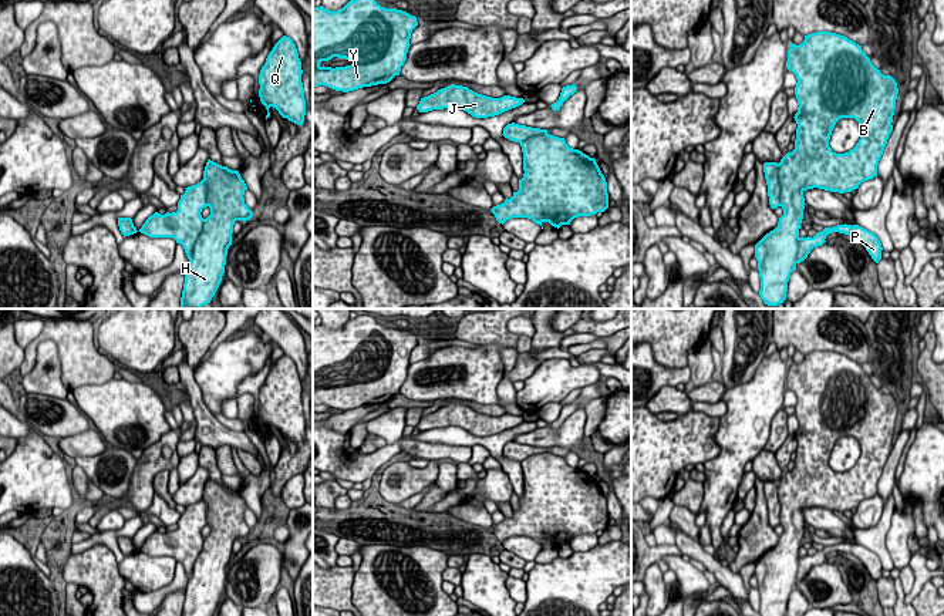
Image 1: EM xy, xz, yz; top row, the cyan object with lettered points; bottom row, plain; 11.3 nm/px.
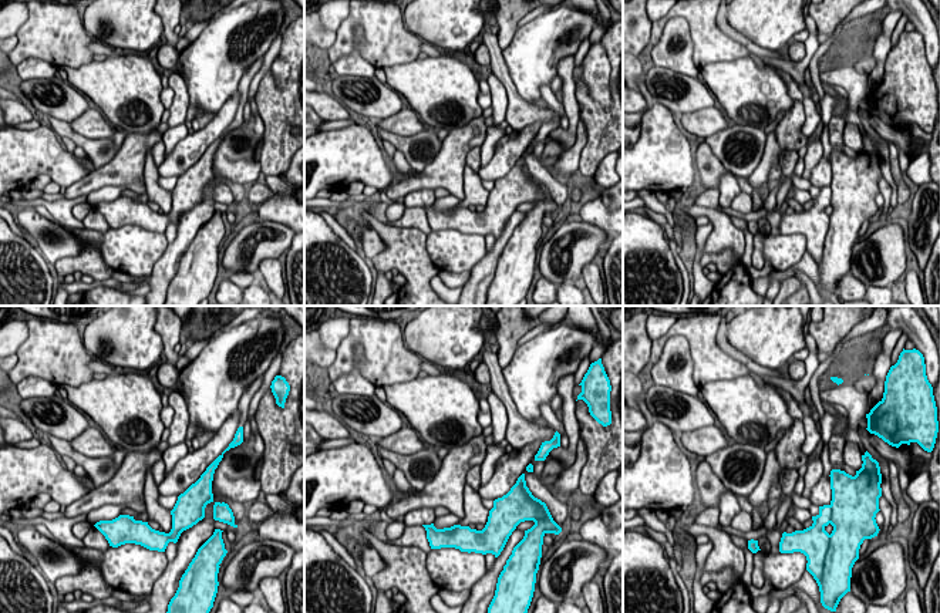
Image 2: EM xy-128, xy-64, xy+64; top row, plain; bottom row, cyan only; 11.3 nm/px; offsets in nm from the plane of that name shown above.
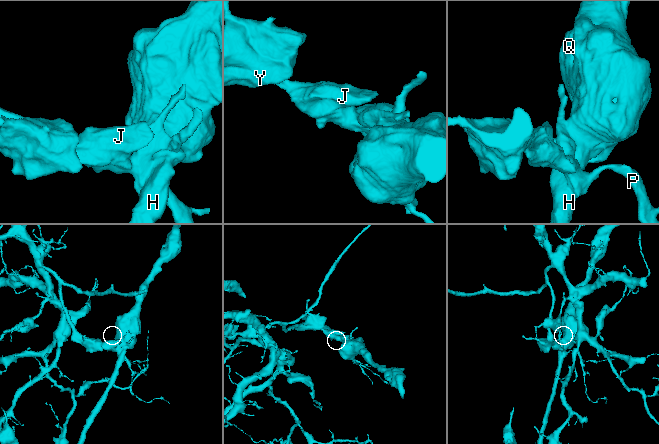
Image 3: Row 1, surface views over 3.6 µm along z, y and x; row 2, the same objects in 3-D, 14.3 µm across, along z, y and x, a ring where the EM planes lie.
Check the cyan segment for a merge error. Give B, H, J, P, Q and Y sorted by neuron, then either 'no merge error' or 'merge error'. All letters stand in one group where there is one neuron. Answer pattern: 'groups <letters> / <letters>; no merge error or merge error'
groups B H Q / J P Y; merge error

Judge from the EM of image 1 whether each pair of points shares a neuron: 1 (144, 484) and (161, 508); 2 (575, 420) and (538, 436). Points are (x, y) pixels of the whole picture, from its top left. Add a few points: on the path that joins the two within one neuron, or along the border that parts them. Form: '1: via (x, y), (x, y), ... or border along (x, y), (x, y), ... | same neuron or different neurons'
1: border along (155, 494), (151, 504), (140, 514) | different neurons
2: via (566, 428), (559, 436), (546, 436) | same neuron

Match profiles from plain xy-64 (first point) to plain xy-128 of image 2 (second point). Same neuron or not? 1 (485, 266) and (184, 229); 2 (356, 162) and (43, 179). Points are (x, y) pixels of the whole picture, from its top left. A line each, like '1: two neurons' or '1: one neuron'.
1: one neuron
2: two neurons

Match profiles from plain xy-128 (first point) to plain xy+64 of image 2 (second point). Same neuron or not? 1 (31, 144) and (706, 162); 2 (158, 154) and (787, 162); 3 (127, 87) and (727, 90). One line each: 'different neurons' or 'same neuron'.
1: different neurons
2: same neuron
3: same neuron

